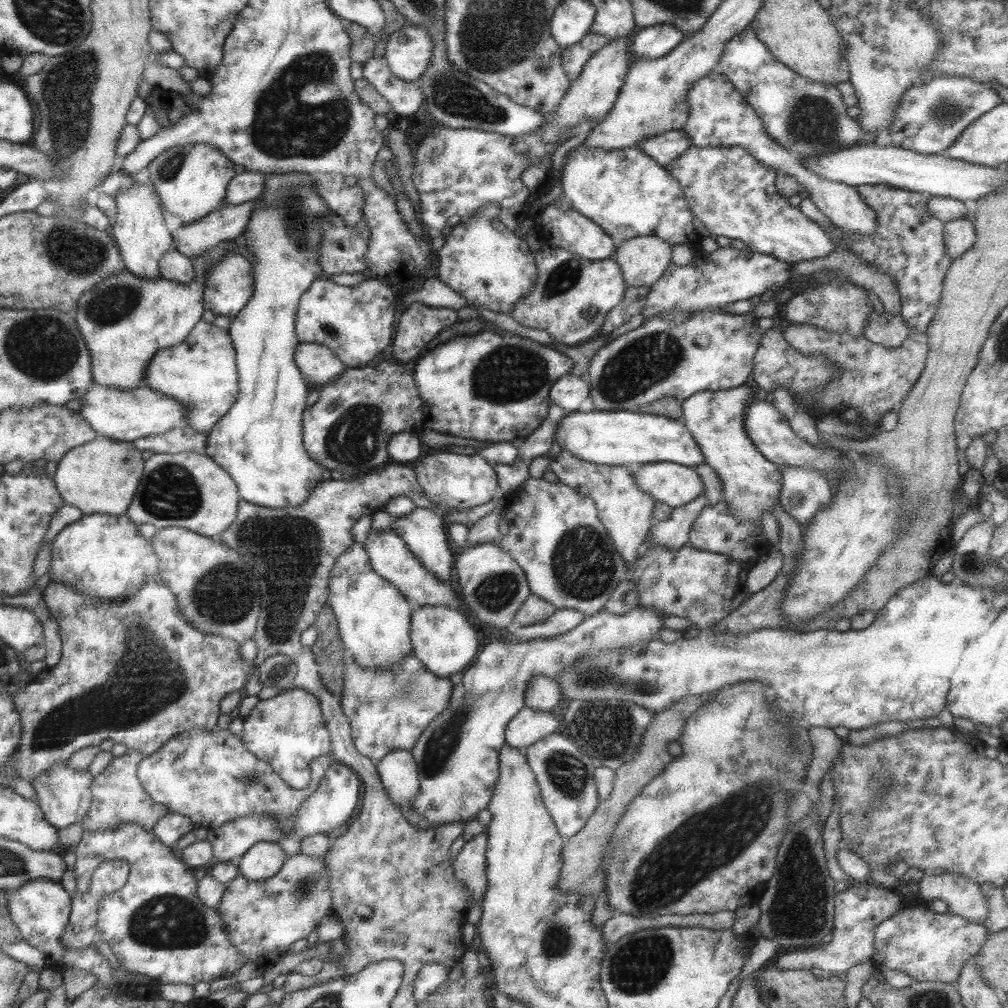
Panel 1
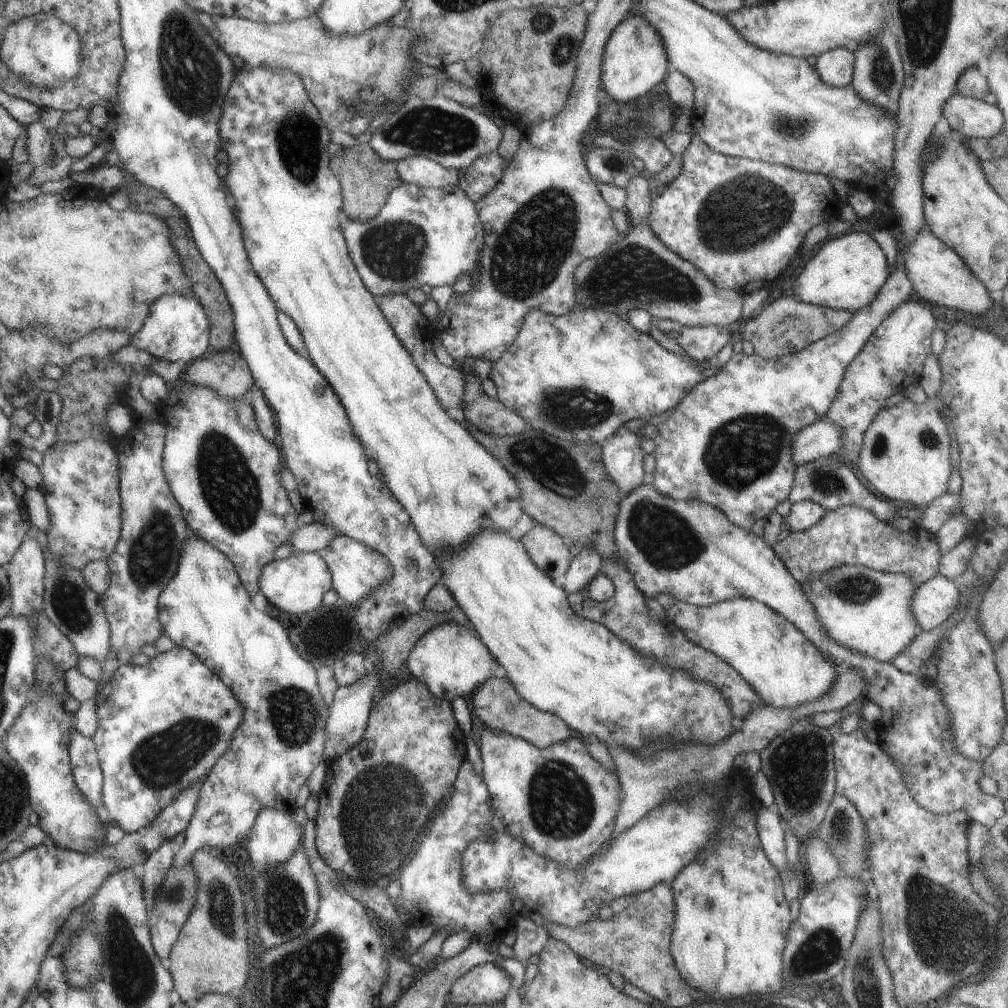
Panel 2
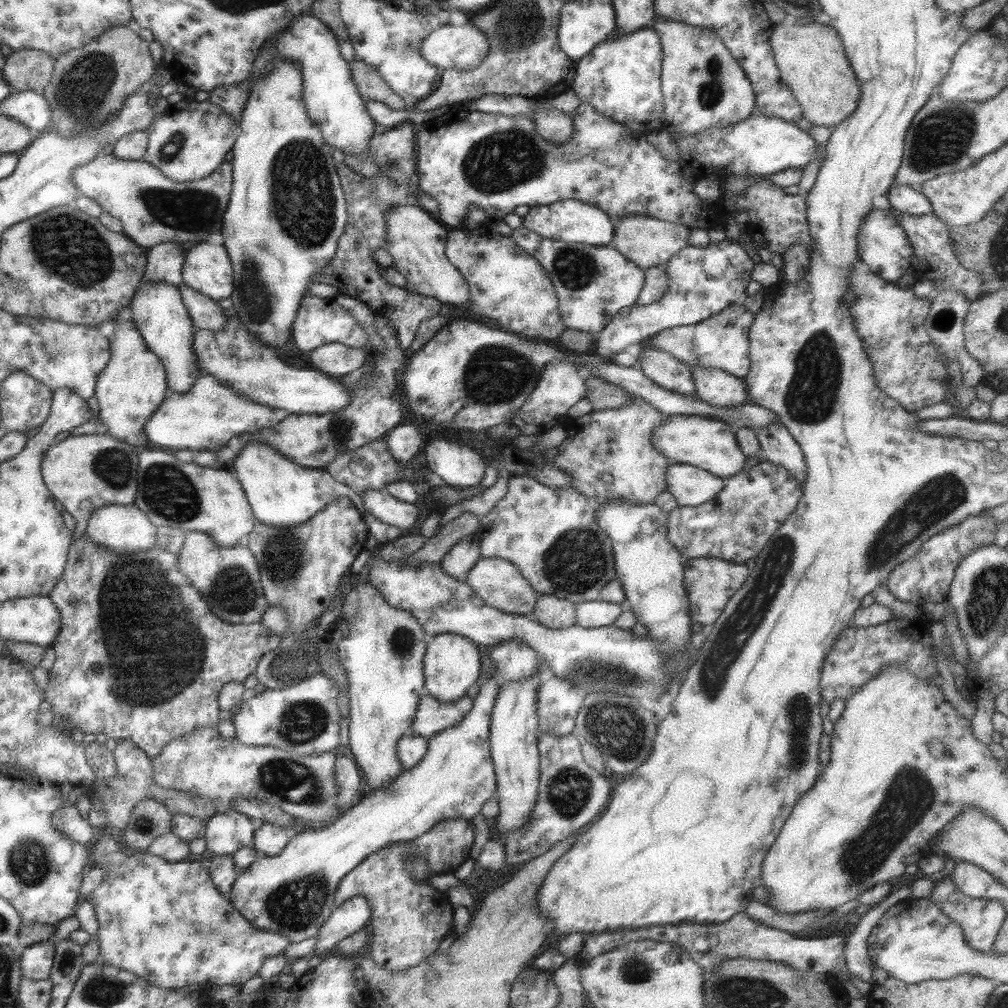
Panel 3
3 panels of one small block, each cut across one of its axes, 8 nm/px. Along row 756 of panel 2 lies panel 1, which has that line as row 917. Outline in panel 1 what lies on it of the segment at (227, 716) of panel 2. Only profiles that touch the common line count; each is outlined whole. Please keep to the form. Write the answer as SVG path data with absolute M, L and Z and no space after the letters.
M135 822L119 824L118 828L112 830L85 830L73 852L73 871L80 892L88 890L92 873L101 862L123 862L128 869L125 885L102 898L97 916L97 932L127 971L143 974L148 981L158 979L161 984L194 986L198 982L211 983L226 978L246 963L225 933L217 909L204 906L197 897L198 880L192 875L192 868L183 862L174 849L158 840L154 833L144 830Z

